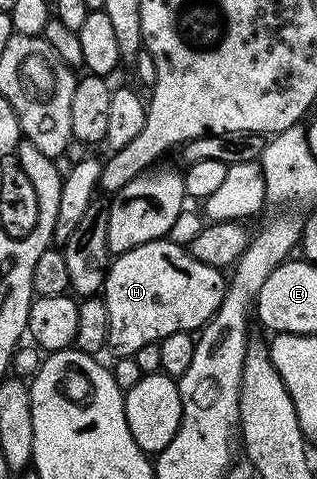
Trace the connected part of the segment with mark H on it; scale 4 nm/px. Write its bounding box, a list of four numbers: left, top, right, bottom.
[103,239,226,358]

